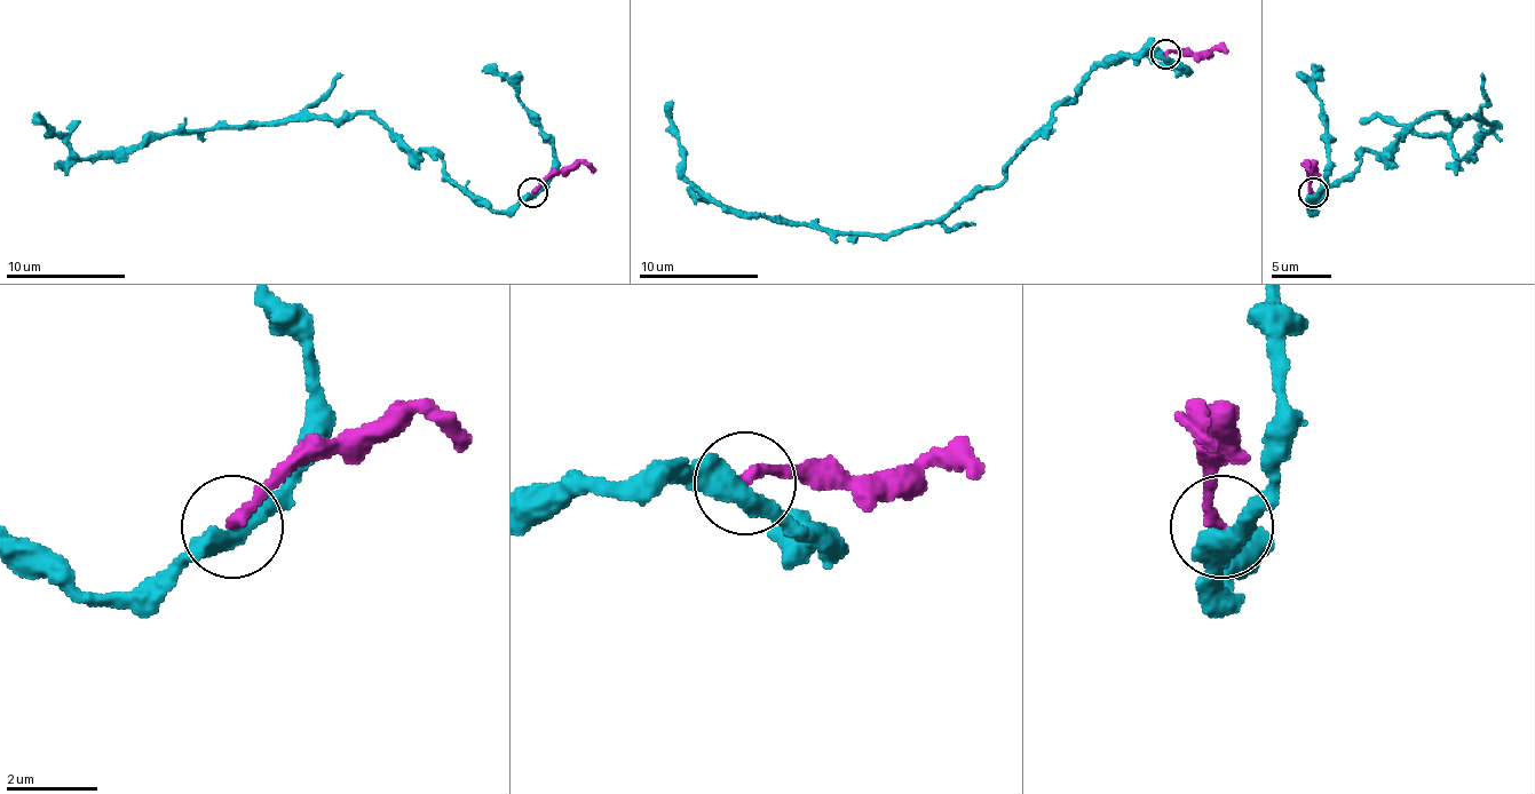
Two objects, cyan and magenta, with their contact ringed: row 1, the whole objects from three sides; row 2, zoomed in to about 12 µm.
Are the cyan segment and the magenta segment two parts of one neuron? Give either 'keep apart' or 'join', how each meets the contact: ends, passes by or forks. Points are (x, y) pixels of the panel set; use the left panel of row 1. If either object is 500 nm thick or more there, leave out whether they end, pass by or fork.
keep apart; cyan passes by; magenta ends

